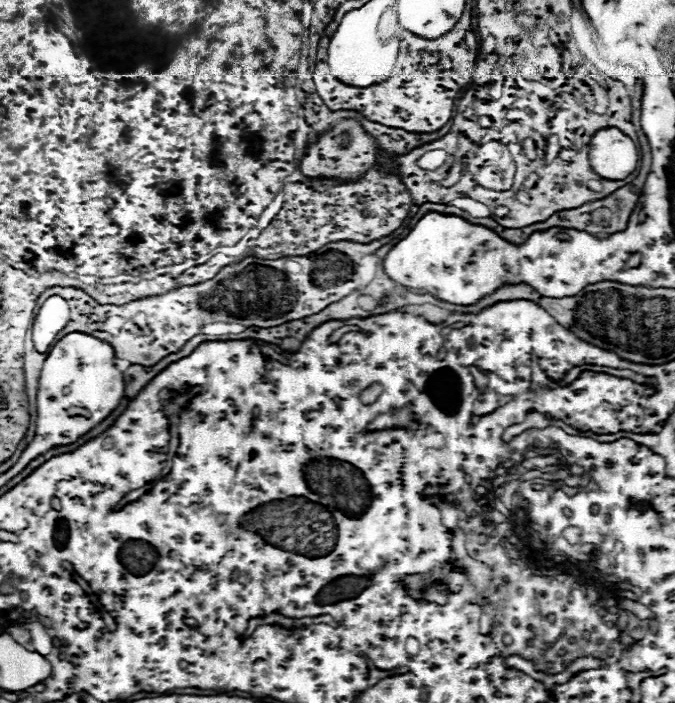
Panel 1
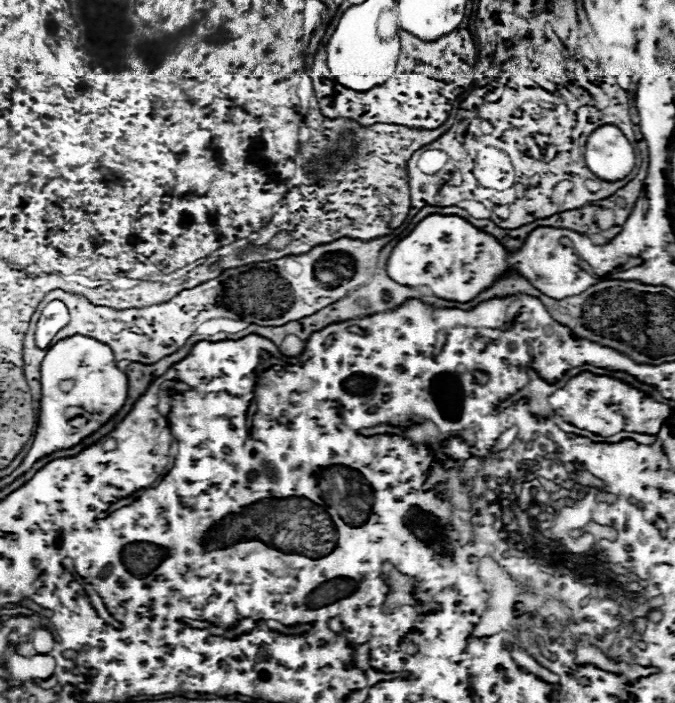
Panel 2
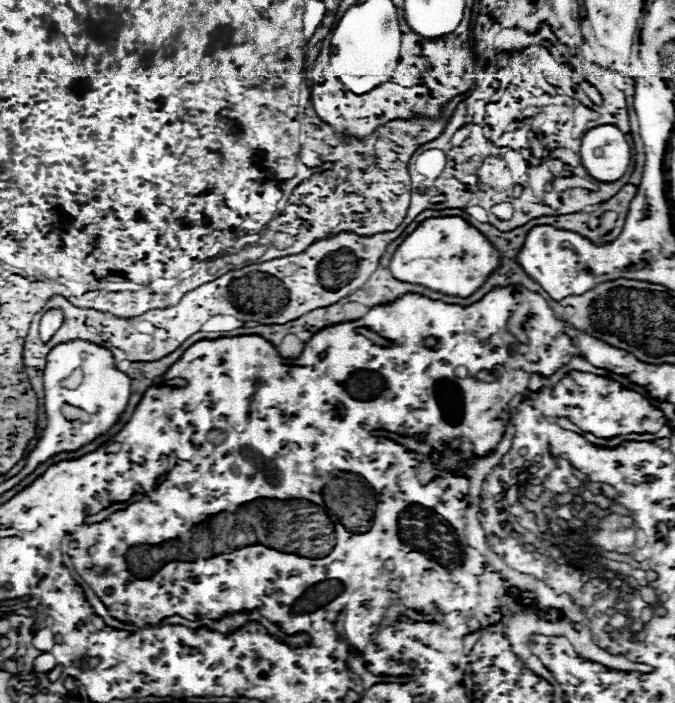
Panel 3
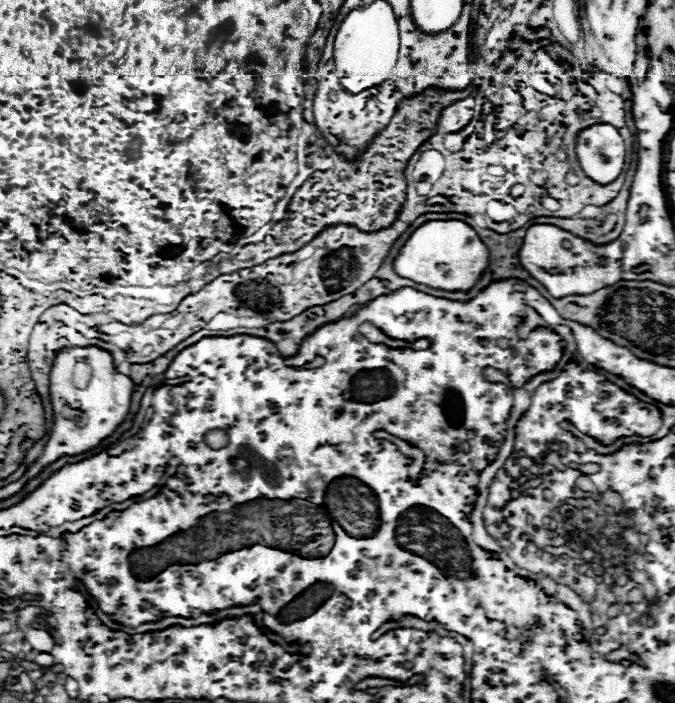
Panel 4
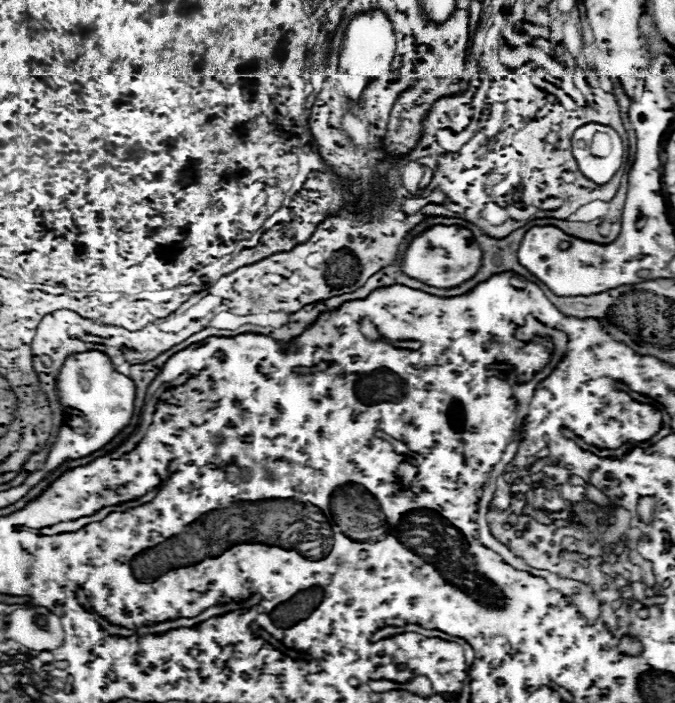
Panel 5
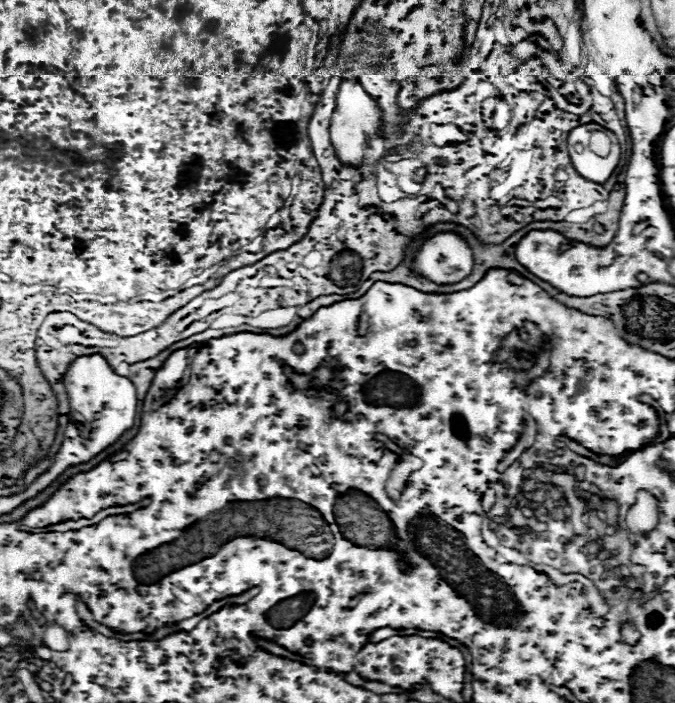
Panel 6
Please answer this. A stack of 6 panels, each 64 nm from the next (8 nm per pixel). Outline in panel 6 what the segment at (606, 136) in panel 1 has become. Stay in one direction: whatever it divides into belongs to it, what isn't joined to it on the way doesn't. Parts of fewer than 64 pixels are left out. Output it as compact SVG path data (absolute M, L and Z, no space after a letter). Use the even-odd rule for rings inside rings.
M582 124L582 126L574 128L568 136L568 154L570 154L572 166L576 168L576 172L582 178L604 184L612 176L614 168L618 166L620 144L618 144L616 136L610 130L606 130L598 124ZM596 130L604 132L610 138L608 156L598 156L590 150L590 134L596 132Z

